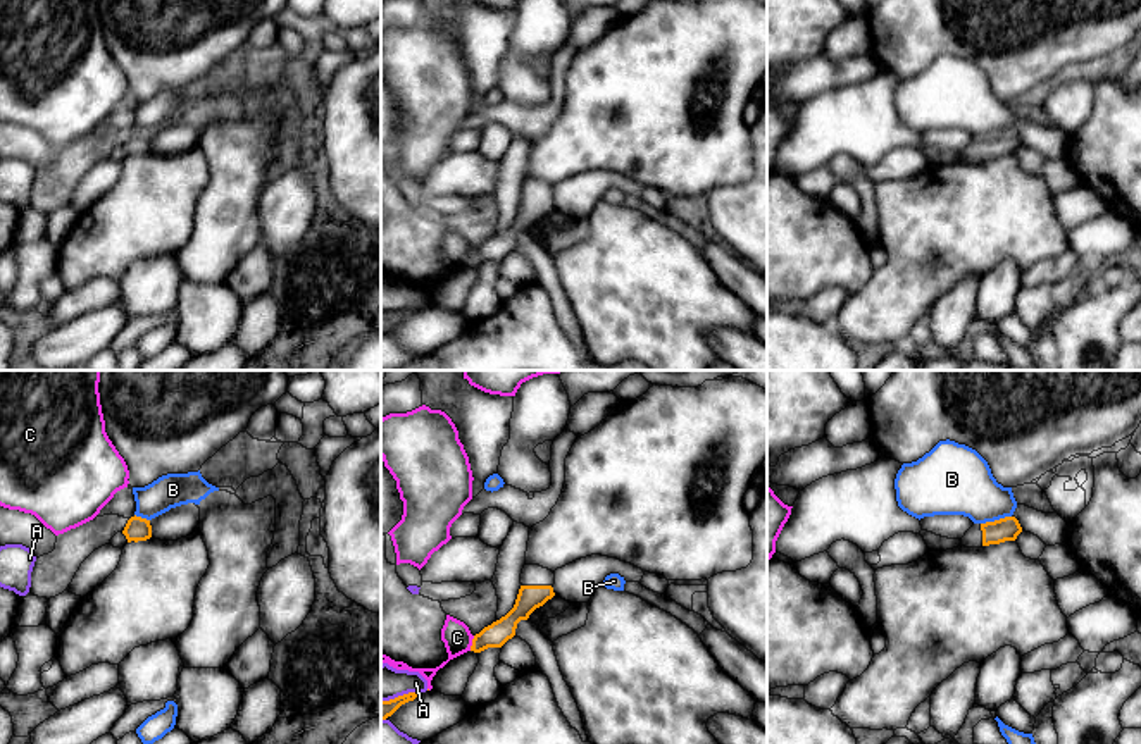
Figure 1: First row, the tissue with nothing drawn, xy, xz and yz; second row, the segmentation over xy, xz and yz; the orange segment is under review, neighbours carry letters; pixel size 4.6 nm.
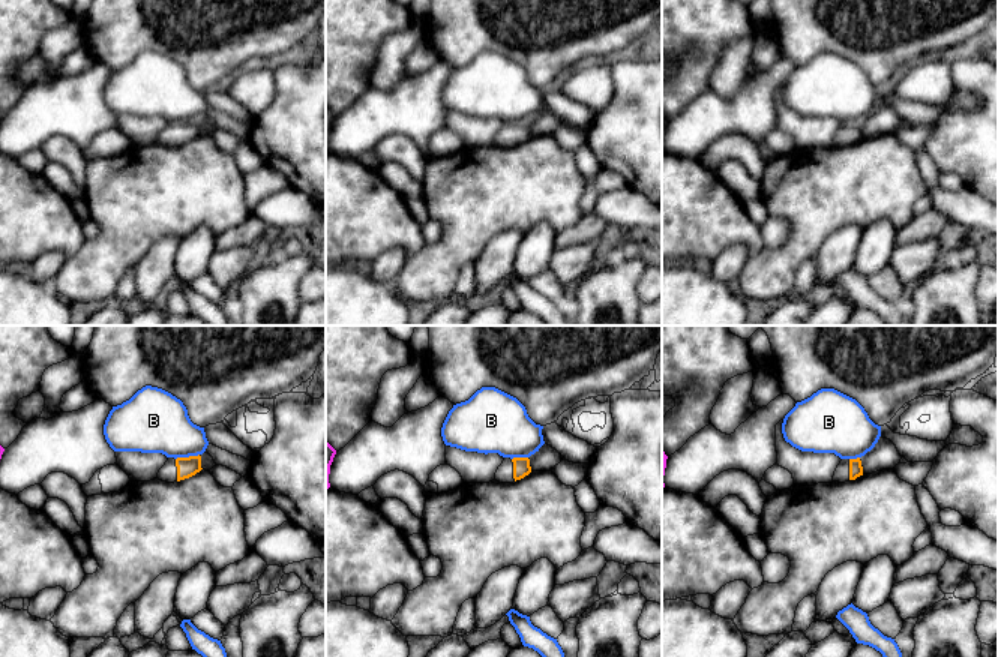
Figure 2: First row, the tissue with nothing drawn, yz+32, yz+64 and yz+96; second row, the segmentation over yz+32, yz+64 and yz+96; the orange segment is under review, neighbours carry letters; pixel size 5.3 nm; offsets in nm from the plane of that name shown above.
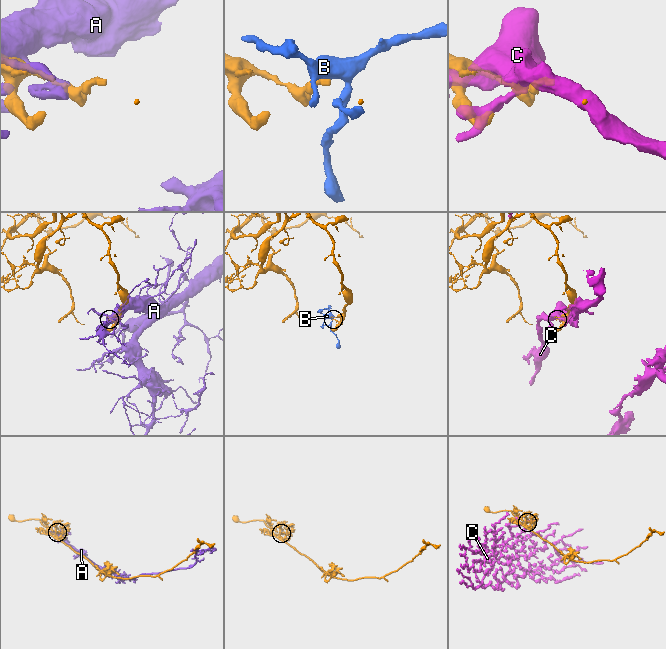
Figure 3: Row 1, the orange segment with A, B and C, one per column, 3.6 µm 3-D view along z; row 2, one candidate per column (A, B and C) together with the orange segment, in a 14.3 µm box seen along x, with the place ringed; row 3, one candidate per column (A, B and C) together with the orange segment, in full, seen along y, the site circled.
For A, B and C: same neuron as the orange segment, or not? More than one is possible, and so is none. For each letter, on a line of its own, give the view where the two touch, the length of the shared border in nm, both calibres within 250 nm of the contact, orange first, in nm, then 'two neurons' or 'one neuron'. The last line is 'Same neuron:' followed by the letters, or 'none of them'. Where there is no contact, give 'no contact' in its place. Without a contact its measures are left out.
A: contact in xz; length 190 nm; calibres 90 and 180 nm; two neurons
B: contact in yz; length 150 nm; calibres 110 and 320 nm; two neurons
C: contact in xz; length 80 nm; calibres 110 and 140 nm; two neurons
Same neuron: none of them

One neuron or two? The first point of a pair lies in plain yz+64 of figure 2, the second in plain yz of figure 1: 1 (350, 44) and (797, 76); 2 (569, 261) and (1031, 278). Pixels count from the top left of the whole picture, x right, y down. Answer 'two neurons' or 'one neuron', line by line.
1: two neurons
2: two neurons

